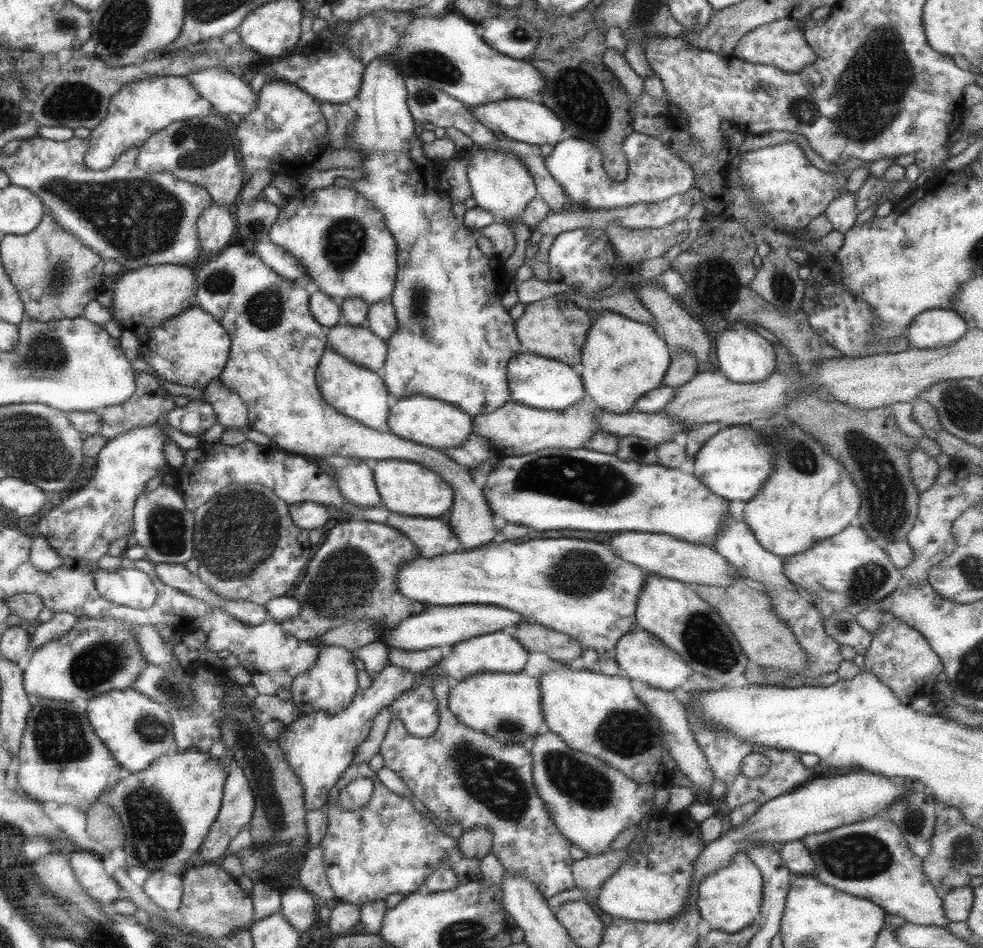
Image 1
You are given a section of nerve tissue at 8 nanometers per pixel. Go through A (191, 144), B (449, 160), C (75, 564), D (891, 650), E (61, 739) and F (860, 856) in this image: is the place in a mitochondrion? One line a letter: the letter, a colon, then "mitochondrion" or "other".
A: mitochondrion
B: other
C: other
D: other
E: mitochondrion
F: mitochondrion

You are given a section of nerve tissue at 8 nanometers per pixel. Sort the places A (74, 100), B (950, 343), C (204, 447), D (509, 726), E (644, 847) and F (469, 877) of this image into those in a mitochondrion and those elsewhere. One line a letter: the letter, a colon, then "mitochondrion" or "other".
A: mitochondrion
B: other
C: other
D: mitochondrion
E: mitochondrion
F: other

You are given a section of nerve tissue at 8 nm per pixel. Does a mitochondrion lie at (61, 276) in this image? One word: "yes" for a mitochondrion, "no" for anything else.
yes

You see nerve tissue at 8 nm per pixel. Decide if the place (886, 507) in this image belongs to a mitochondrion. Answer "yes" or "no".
yes

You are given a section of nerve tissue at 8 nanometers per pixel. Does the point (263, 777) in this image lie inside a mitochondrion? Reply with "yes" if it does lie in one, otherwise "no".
yes

